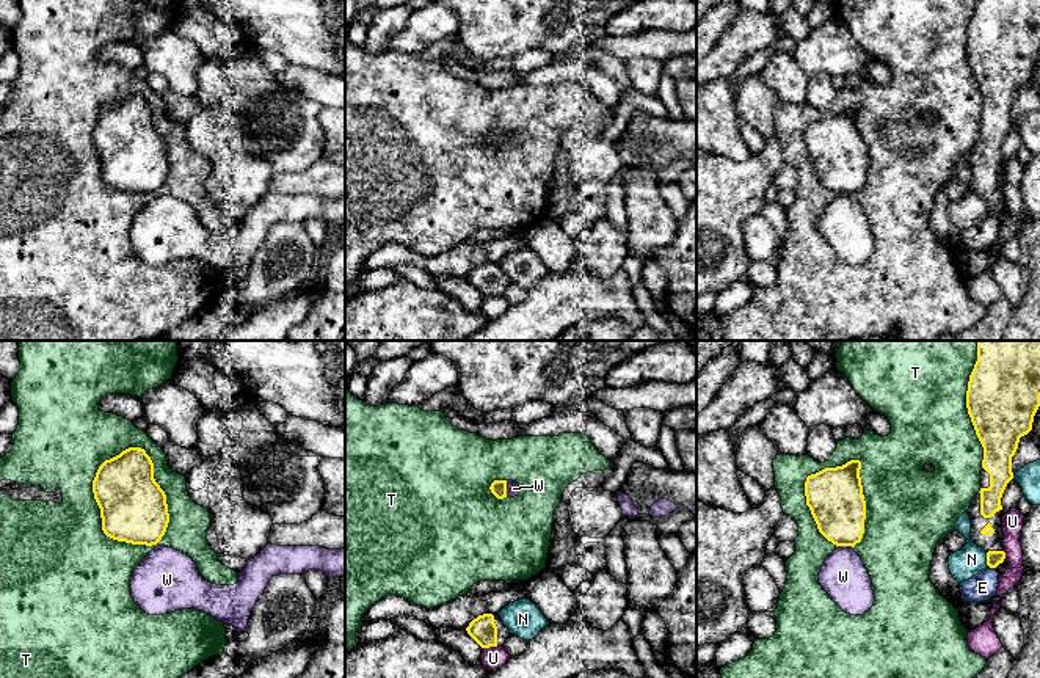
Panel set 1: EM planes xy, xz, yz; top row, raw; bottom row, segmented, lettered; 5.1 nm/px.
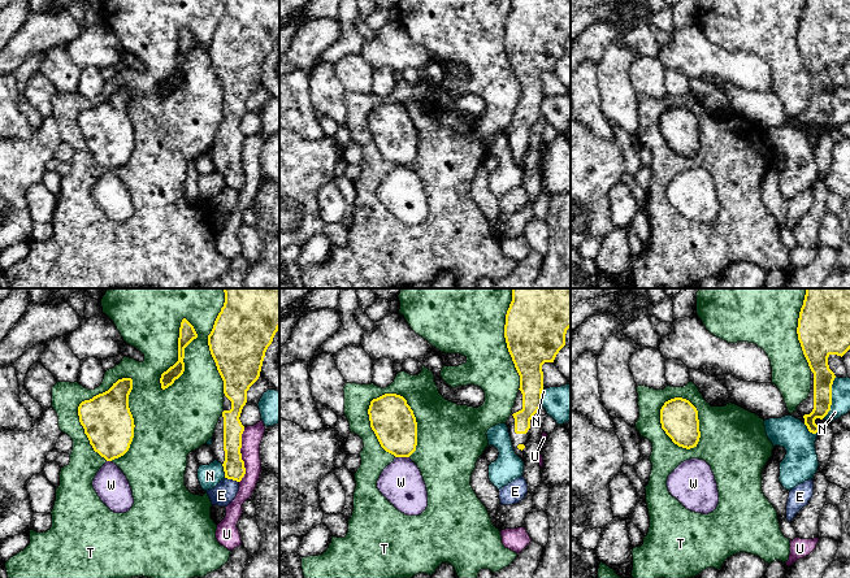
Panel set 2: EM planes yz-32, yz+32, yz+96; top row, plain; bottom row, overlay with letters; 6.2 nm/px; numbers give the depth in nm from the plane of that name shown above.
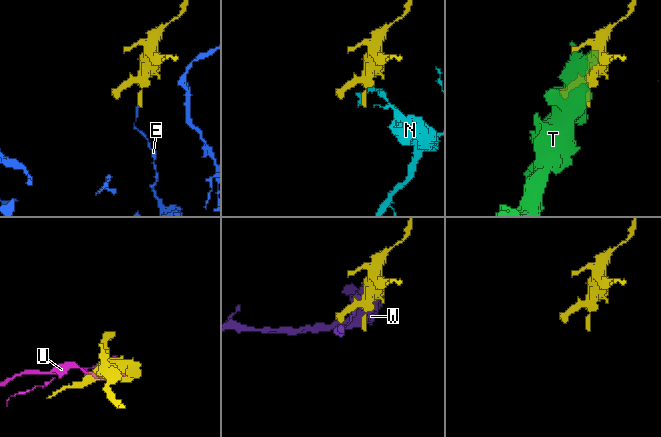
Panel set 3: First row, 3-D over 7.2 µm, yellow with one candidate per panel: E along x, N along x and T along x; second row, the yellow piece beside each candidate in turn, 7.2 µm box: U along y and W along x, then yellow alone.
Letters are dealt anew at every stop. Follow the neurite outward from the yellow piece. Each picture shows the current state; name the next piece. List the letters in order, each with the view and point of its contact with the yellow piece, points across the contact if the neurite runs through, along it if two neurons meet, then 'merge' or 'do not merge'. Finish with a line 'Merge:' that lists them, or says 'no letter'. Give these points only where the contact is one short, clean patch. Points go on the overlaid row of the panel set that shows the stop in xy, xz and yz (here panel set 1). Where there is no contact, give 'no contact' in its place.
E: meets yellow in yz at (992, 567); border along yz (989, 565), (993, 568); do not merge
N: meets yellow in yz at (987, 559); do not merge
T: meets yellow in xy at (165, 498); do not merge
U: meets yellow in xz at (490, 645); do not merge
W: meets yellow in xz at (505, 488); border along xz (505, 481), (507, 496); do not merge
Merge: no letter

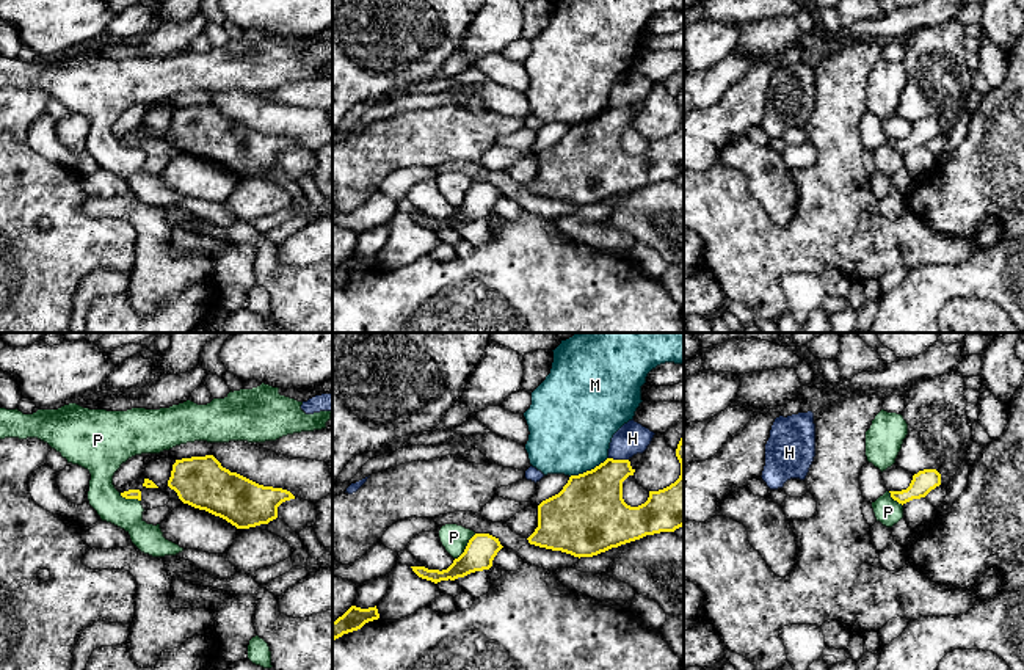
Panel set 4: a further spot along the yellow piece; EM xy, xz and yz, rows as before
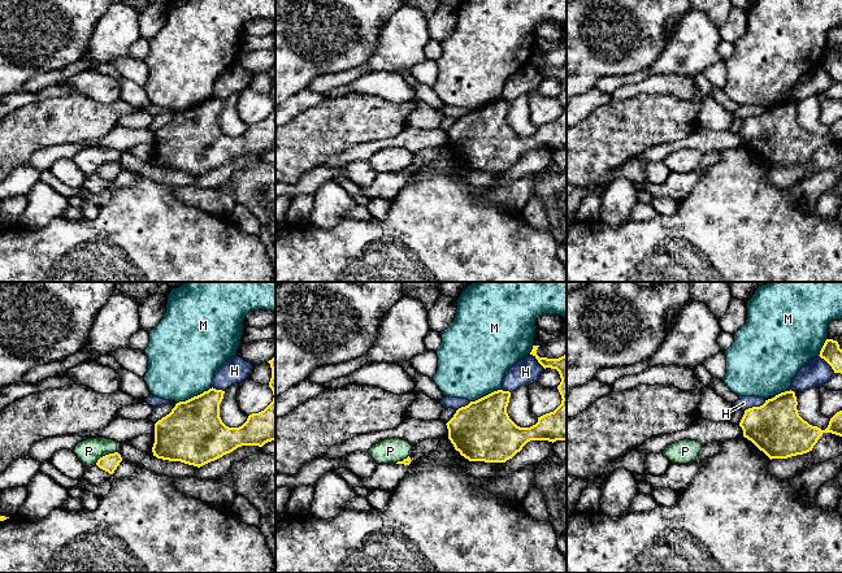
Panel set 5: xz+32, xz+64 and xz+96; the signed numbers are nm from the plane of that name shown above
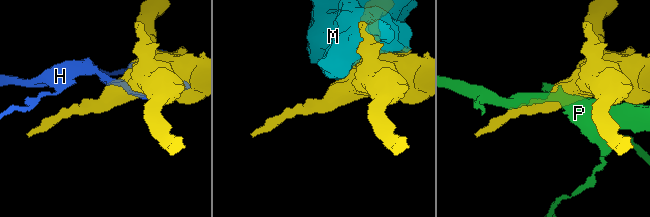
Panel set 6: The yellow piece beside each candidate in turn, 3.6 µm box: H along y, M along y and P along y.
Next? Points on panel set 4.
H: meets yellow in xz at (618, 460); do not merge
M: meets yellow in xz at (588, 471); do not merge
P: meets yellow in xz at (466, 546); border along xz (475, 534), (455, 559); do not merge
Merge: no letter

